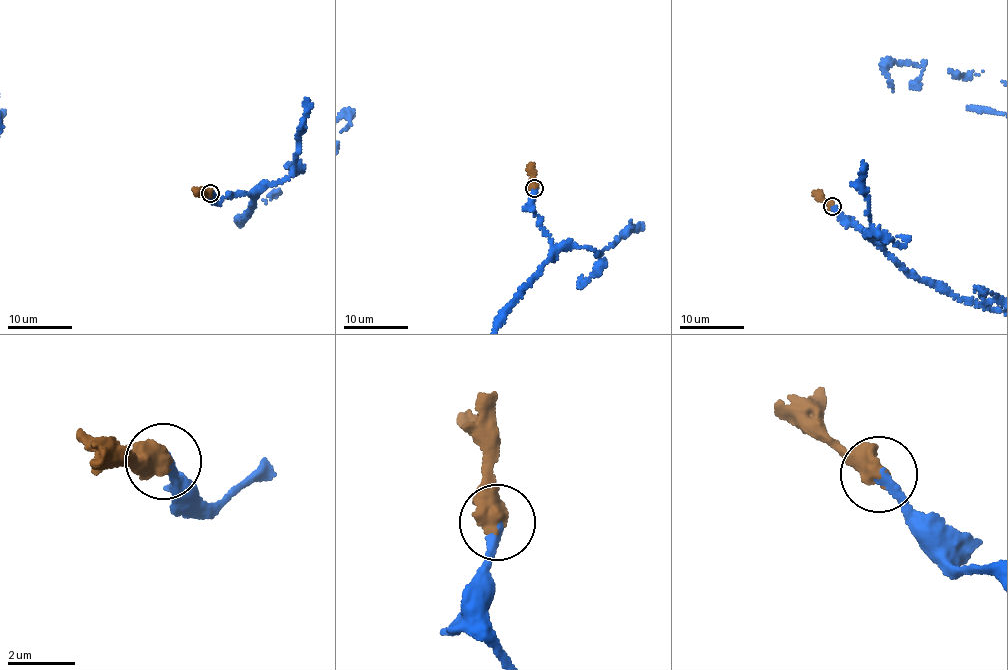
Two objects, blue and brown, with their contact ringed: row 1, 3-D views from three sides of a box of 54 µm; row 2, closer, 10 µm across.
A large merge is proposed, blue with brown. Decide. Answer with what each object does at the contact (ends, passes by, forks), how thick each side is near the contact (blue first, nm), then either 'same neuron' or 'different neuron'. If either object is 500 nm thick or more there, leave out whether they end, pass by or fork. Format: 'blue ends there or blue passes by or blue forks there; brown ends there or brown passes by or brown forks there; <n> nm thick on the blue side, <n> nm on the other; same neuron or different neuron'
280 nm thick on the blue side, 700 nm on the other; same neuron

